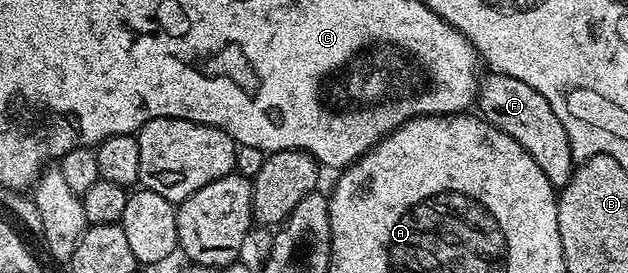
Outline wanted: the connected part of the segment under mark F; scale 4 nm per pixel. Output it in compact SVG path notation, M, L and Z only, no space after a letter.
M496 73L494 78L495 88L488 88L485 82L478 85L478 97L475 101L478 113L489 124L519 142L539 164L554 187L564 187L573 176L575 161L571 154L570 139L567 138L567 132L551 104L534 87L508 73Z

